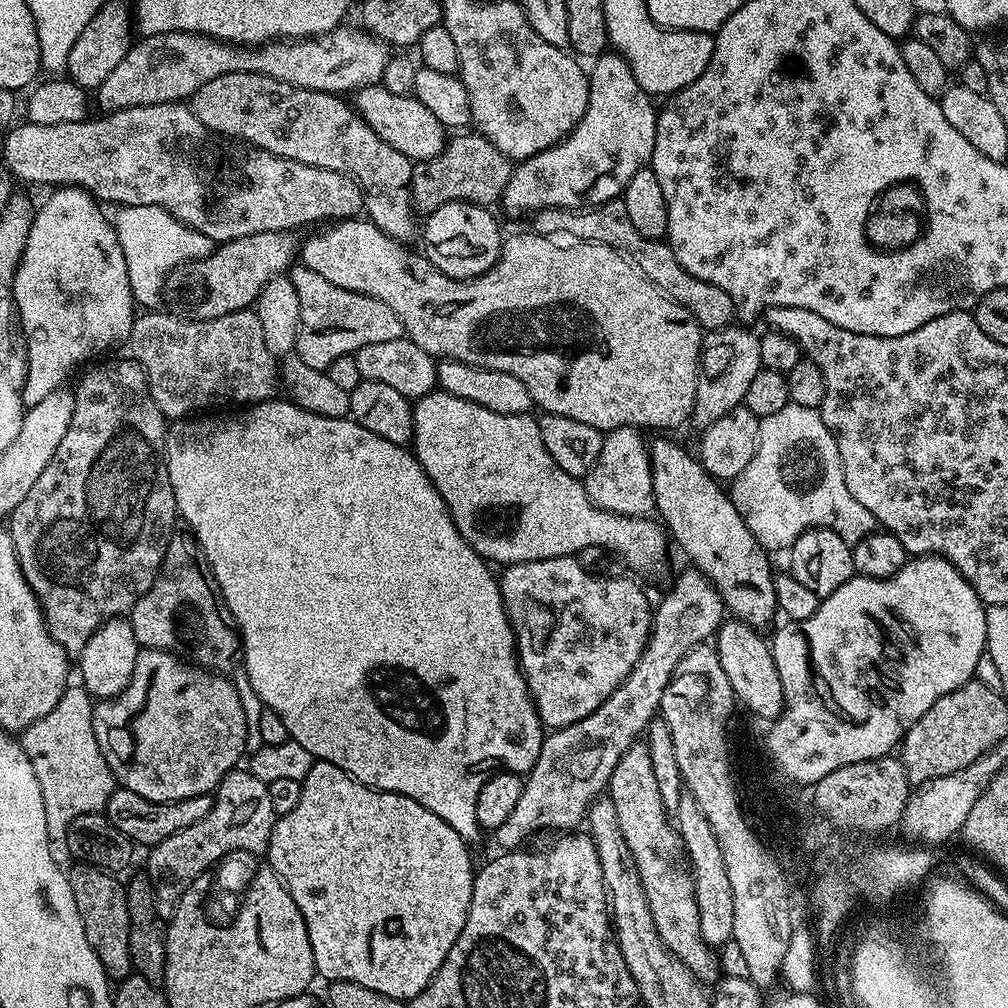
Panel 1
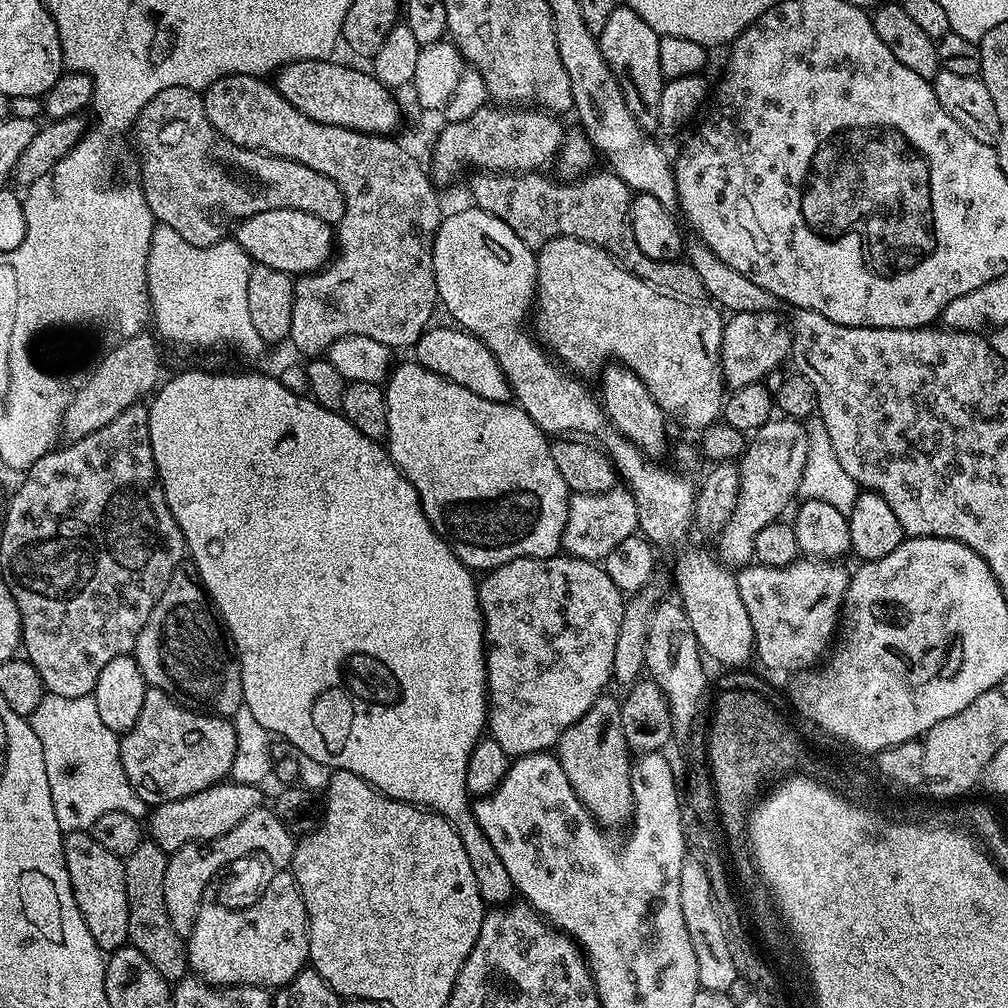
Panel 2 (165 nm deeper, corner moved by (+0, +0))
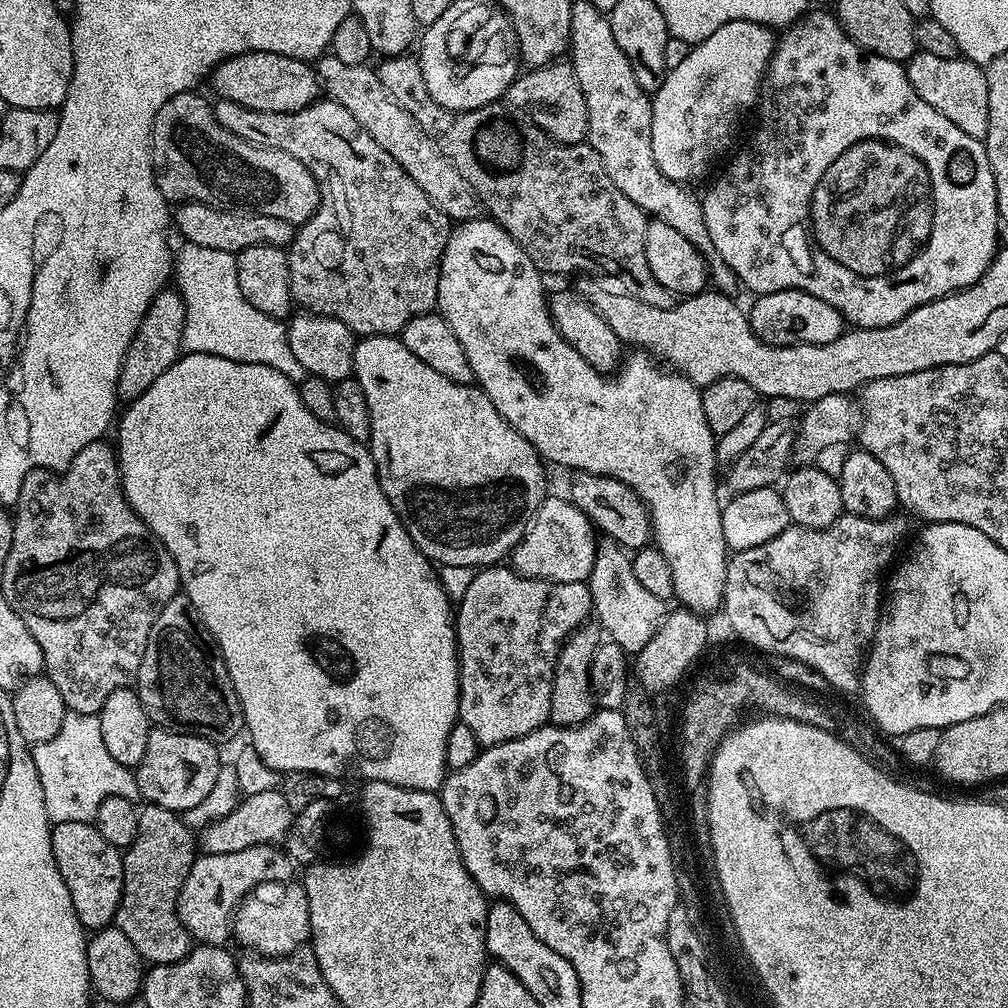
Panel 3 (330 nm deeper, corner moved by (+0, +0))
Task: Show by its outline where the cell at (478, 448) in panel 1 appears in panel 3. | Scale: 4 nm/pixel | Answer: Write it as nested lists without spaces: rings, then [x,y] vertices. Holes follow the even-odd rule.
[[[365,336],[357,339],[354,350],[354,366],[352,367],[355,380],[360,383],[362,390],[366,394],[366,406],[370,406],[370,438],[367,445],[374,458],[374,466],[378,474],[378,482],[398,518],[404,523],[404,529],[410,534],[414,546],[429,560],[440,566],[470,566],[479,569],[481,566],[496,566],[500,560],[509,555],[516,543],[522,539],[525,530],[528,528],[528,521],[538,510],[538,506],[546,499],[544,492],[544,468],[542,458],[534,450],[498,410],[494,410],[494,402],[485,394],[484,389],[472,384],[459,384],[450,382],[450,378],[438,374],[438,370],[430,370],[426,362],[421,362],[419,358],[414,358],[410,350],[396,336]]]

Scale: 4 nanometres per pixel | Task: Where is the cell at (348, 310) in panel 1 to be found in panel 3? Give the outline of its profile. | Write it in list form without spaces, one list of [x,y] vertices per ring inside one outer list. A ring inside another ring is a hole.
[[[320,98],[317,99],[316,103],[308,104],[302,110],[287,112],[286,114],[250,110],[238,106],[238,102],[221,99],[215,101],[214,107],[218,122],[223,128],[230,130],[243,140],[263,142],[267,147],[280,148],[286,154],[298,158],[298,162],[302,162],[312,171],[317,184],[320,185],[318,210],[307,222],[295,229],[292,243],[287,249],[290,294],[292,295],[293,305],[300,307],[301,304],[304,307],[301,309],[313,316],[334,318],[338,322],[342,322],[353,334],[360,338],[365,336],[396,336],[404,329],[406,322],[410,322],[410,318],[420,316],[423,312],[430,312],[436,308],[436,295],[438,294],[438,282],[440,281],[440,259],[446,250],[446,242],[449,234],[452,233],[453,225],[450,223],[448,216],[442,214],[442,210],[438,210],[438,206],[434,206],[434,202],[430,202],[430,198],[426,198],[426,194],[422,194],[418,182],[414,182],[414,178],[410,178],[410,174],[406,174],[406,170],[402,170],[402,166],[398,166],[398,162],[394,162],[394,158],[390,158],[390,154],[386,154],[386,150],[382,150],[382,146],[378,146],[378,142],[374,142],[374,138],[370,138],[370,134],[366,134],[366,130],[362,130],[362,126],[358,126],[354,114],[350,114],[350,110],[346,110],[346,106],[342,106],[338,101],[331,98]]]

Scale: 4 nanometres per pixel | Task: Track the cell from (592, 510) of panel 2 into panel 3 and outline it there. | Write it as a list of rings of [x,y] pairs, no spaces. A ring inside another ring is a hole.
[[[549,495],[538,506],[538,510],[528,521],[524,536],[510,553],[510,564],[522,575],[539,580],[587,581],[594,566],[598,532],[592,519],[578,505],[563,495],[560,496]]]

